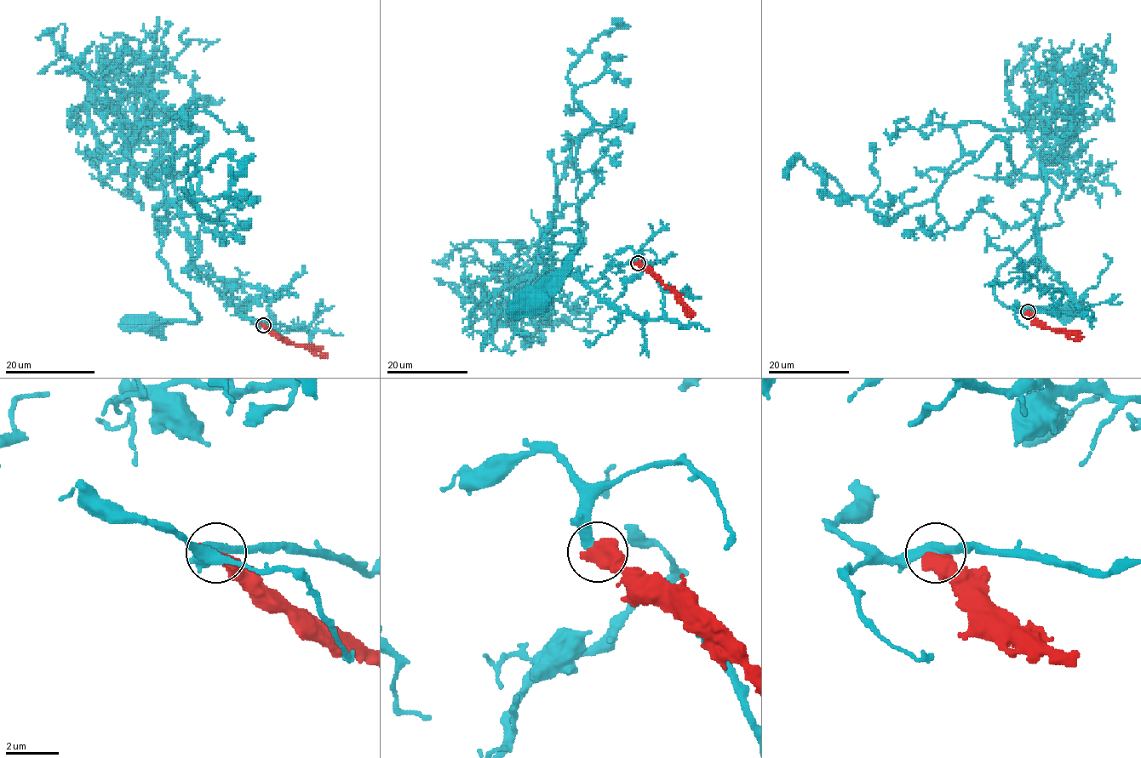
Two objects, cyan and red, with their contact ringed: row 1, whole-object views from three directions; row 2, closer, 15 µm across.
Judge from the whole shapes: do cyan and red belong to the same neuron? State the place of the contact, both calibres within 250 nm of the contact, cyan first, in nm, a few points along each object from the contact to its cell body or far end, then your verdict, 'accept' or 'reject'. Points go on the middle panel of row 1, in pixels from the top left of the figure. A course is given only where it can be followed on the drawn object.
at (638, 263); 320 nm thick on the cyan side, 650 nm on the other; cyan runs (638, 263), (659, 318), (570, 271), (533, 276), (536, 297), (573, 230), (538, 302); red runs (638, 263), (668, 287), (691, 318); reject

